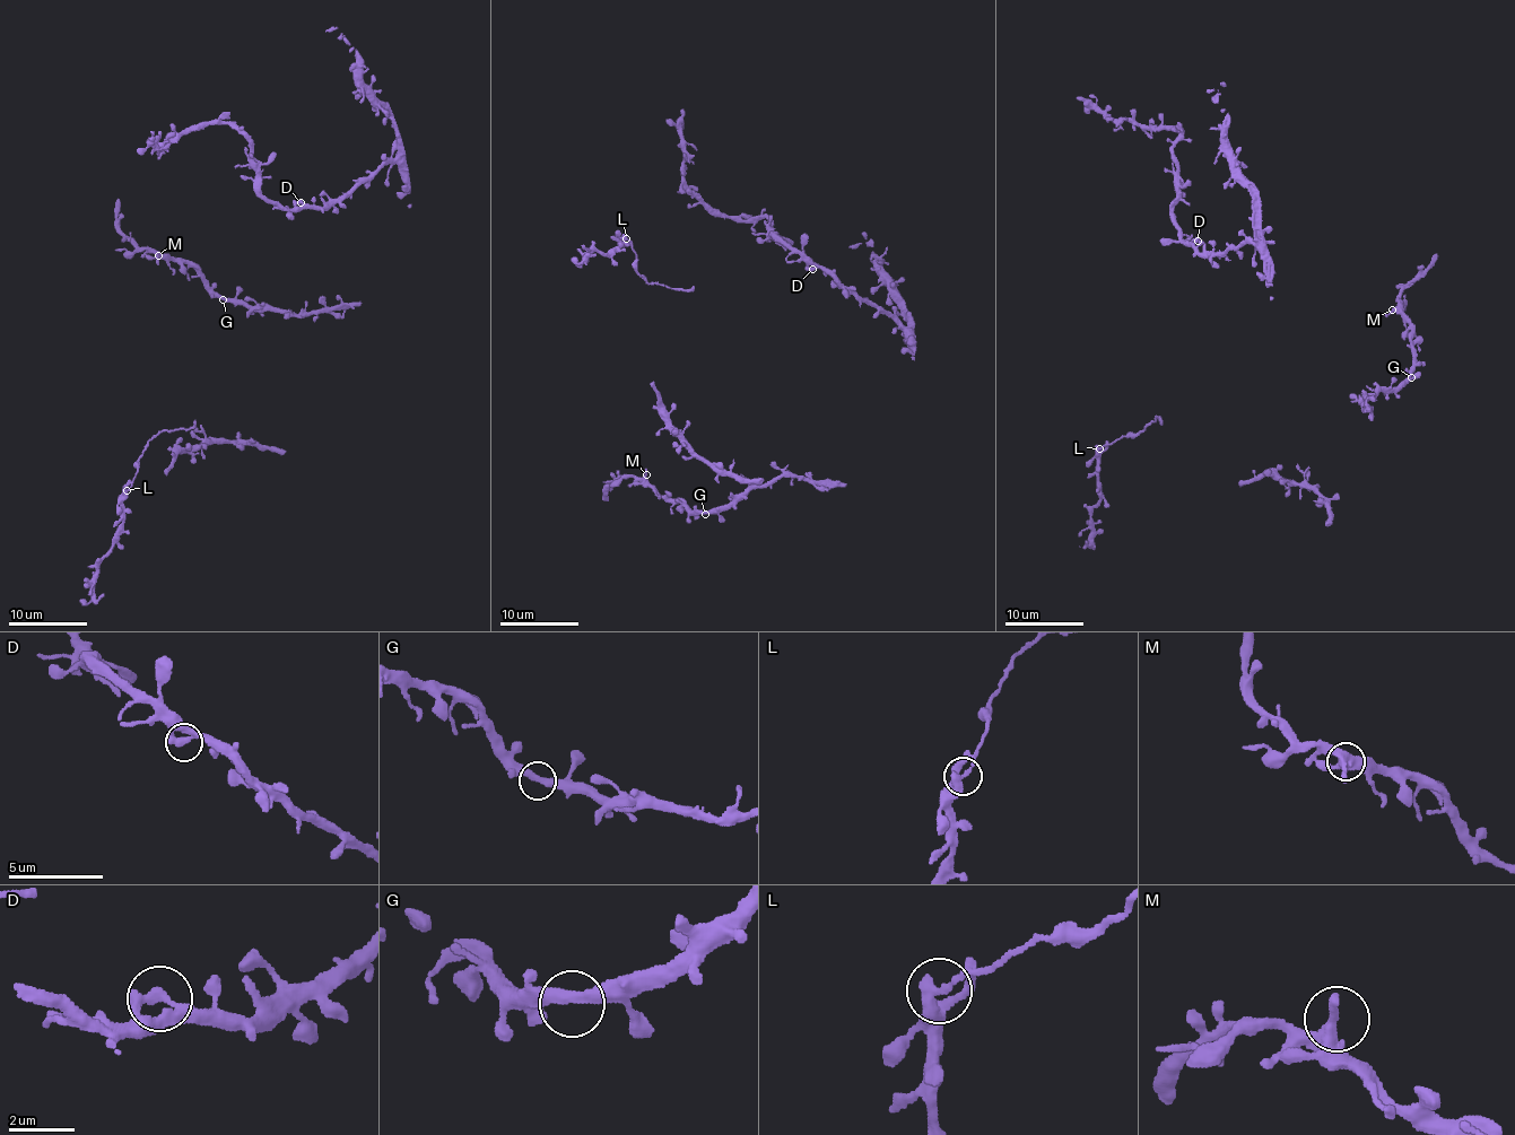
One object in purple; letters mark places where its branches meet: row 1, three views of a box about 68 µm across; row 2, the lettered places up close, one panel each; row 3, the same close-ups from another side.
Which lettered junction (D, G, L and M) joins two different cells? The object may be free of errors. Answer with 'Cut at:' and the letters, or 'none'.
Cut at: L

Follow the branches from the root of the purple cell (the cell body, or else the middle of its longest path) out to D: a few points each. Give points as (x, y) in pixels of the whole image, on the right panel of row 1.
D: (1221, 252), (1200, 252), (1194, 245), (1198, 241)

